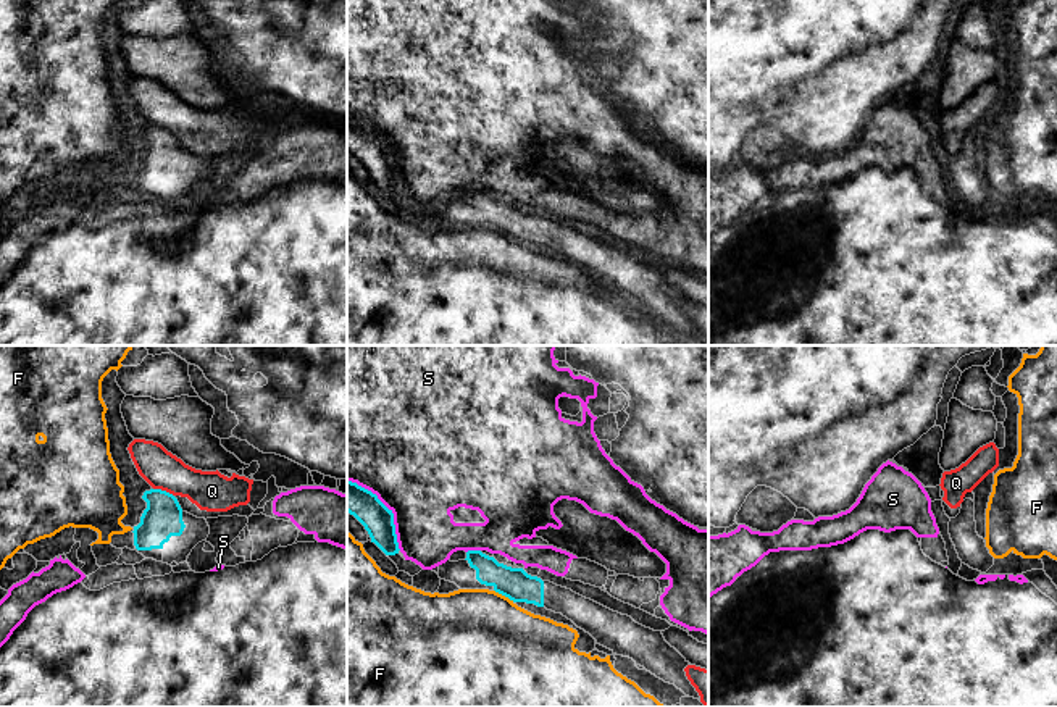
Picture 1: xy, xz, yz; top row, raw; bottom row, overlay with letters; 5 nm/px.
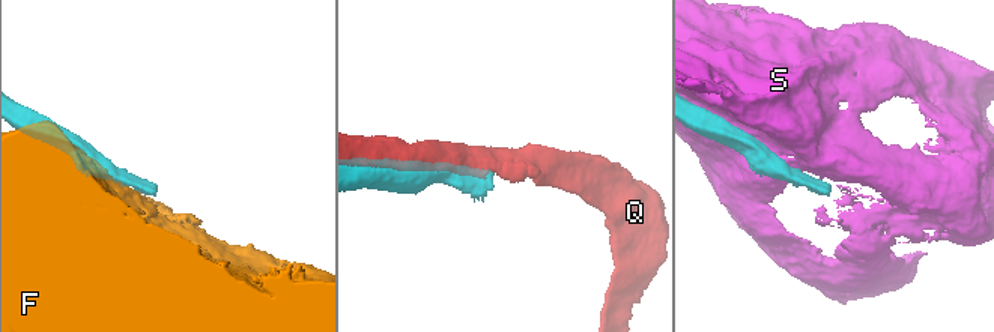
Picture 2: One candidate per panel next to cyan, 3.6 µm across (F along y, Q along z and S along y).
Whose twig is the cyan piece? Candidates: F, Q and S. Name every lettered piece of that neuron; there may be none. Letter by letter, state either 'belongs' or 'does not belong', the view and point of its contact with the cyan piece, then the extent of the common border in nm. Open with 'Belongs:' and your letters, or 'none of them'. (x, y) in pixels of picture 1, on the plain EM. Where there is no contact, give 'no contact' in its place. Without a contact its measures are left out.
Belongs: none of them
F: does not belong | xz (504, 233) | 120 nm
Q: does not belong | xy (163, 129) | 110 nm
S: does not belong | xz (388, 147) | 440 nm

